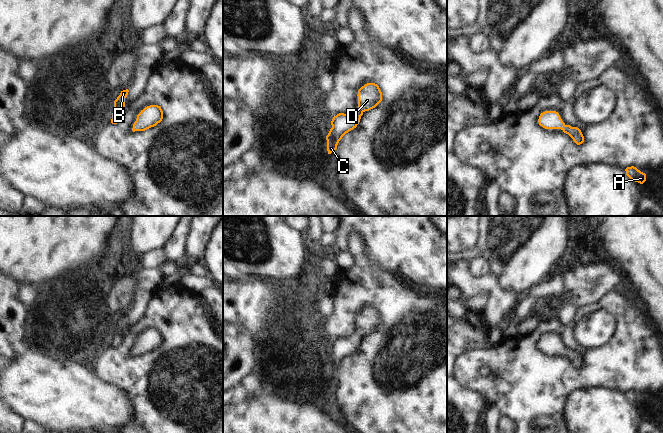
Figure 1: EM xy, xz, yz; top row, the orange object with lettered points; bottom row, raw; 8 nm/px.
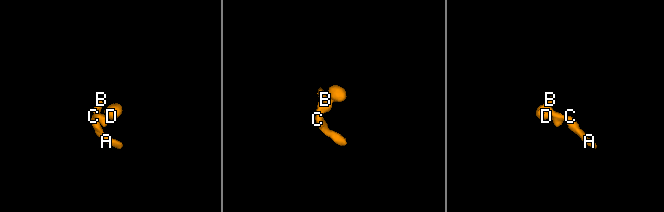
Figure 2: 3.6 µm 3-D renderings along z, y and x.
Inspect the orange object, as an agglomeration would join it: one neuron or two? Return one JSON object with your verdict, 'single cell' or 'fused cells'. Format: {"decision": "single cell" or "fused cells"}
{"decision": "single cell"}

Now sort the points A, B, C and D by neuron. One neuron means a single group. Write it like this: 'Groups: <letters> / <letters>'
Groups: A B C D

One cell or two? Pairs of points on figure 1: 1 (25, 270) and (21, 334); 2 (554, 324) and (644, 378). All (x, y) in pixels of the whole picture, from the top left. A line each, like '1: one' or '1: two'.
1: two
2: one

